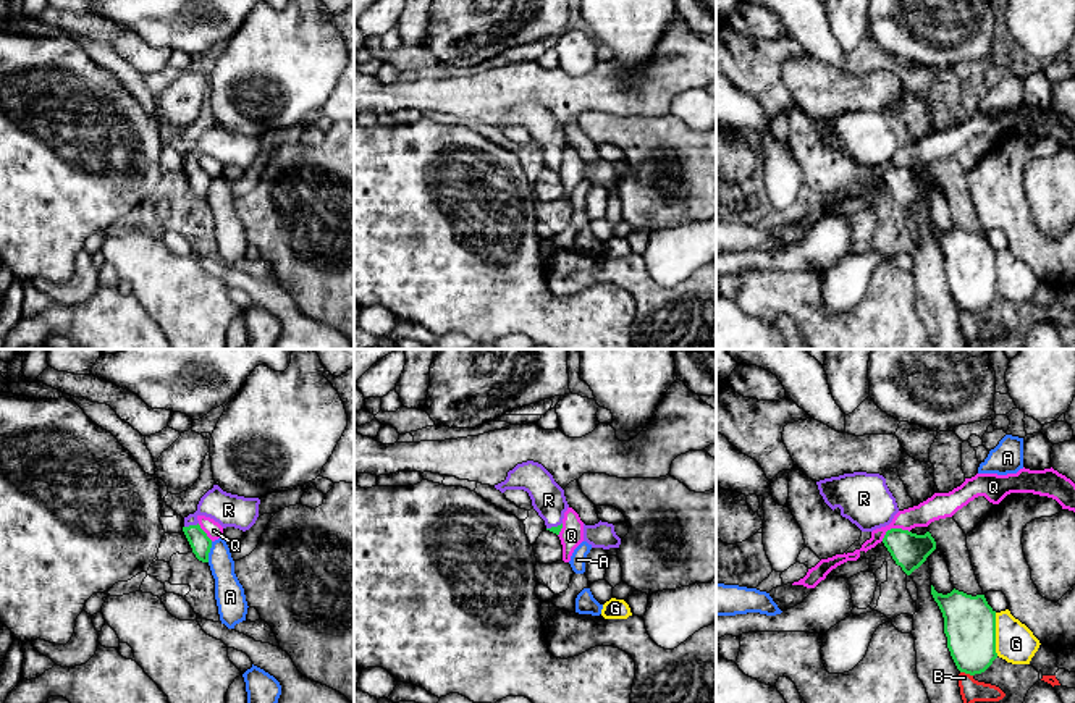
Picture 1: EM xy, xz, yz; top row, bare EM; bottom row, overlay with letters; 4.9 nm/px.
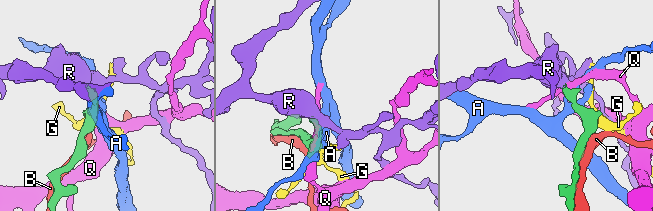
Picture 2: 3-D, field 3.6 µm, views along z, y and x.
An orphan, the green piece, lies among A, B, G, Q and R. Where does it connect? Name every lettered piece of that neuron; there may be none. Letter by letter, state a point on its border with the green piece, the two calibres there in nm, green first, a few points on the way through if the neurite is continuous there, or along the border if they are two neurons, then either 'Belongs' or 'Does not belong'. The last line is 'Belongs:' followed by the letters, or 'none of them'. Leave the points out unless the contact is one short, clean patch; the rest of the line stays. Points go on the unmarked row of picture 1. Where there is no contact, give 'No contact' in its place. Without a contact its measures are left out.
A: Touches green at xy (209, 189). Thickness 100 nm (green) against 150 nm. Boundary: xy (212, 180), (207, 199). Does not belong
B: Touches green at yz (967, 311). Thickness 260 nm (green) against 120 nm. Does not belong
G: Touches green at yz (994, 272). Thickness 260 nm (green) against 200 nm. Boundary: yz (994, 251), (994, 290), (998, 293). Does not belong
Q: Touches green at yz (893, 167). Thickness 180 nm (green) against 120 nm. Boundary: yz (909, 168), (889, 167), (881, 178). Does not belong
R: Touches green at xy (191, 164). Thickness 100 nm (green) against 160 nm. Path across: xy (201, 181), (191, 164), (202, 147), (228, 147). Belongs
Belongs: R

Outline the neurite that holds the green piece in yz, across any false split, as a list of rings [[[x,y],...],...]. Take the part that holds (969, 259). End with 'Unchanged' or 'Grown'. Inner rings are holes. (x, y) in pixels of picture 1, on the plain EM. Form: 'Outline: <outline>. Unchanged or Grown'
Outline: [[[931,223],[931,233],[944,255],[947,286],[960,310],[975,314],[984,310],[997,296],[996,291],[996,249],[988,242],[984,233],[967,233],[952,228],[947,233],[938,231]]]. Unchanged

